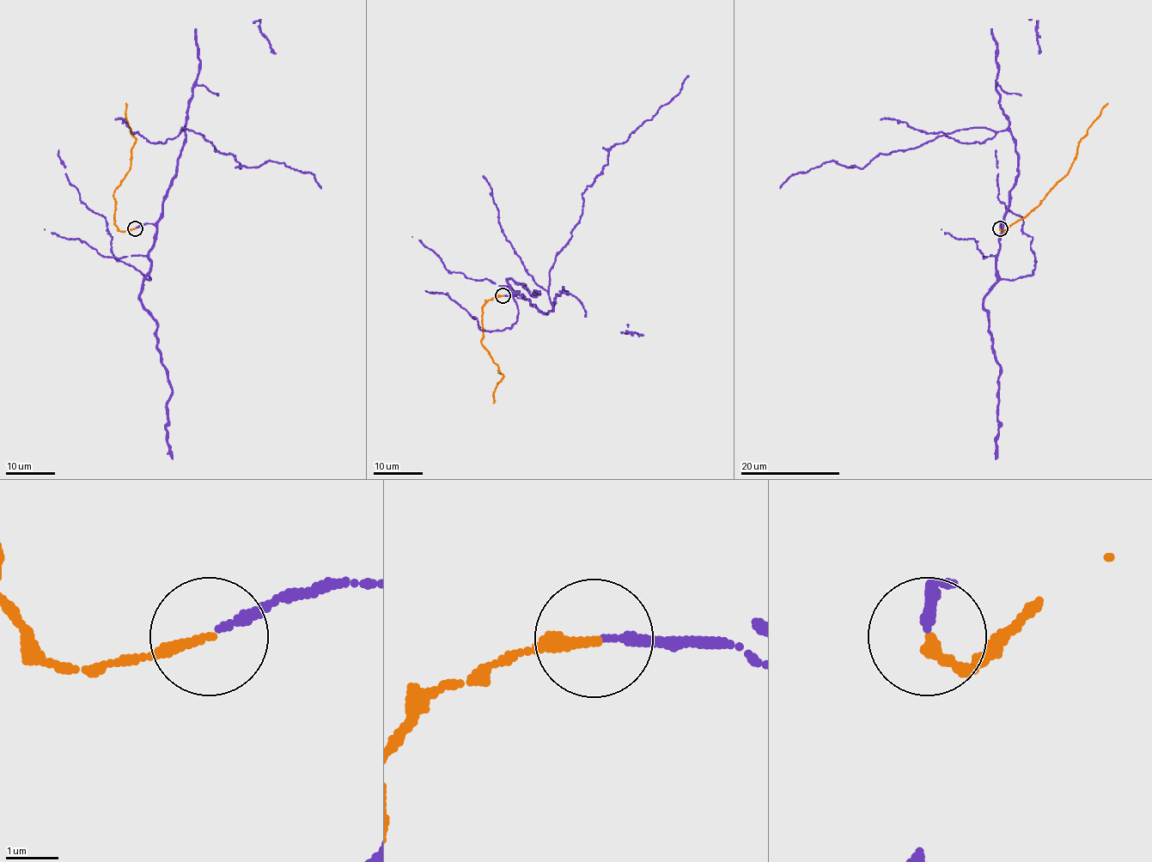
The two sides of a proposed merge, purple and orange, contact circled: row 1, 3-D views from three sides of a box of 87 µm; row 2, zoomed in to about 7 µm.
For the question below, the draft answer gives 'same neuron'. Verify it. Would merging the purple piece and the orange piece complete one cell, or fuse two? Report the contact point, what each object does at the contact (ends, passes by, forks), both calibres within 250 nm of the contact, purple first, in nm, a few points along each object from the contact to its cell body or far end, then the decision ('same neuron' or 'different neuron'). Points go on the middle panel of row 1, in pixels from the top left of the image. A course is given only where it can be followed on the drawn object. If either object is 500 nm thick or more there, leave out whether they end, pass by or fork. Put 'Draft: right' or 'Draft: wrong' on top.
Draft: right
(502, 295) | purple ends | orange ends | 160/200 nm | purple via (502, 295), (551, 311), (550, 269), (579, 221), (582, 193), (607, 163), (612, 146), (669, 101), (688, 75) | orange via (502, 295), (488, 300), (482, 308), (482, 345), (503, 376), (493, 395), (494, 403) | same neuron

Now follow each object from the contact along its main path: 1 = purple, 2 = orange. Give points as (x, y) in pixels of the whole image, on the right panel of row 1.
1: (1000, 227), (1018, 173), (1008, 130), (960, 130), (858, 168), (830, 160), (780, 188)
2: (1000, 228), (1005, 231), (1025, 217), (1069, 172), (1081, 140), (1108, 102)

